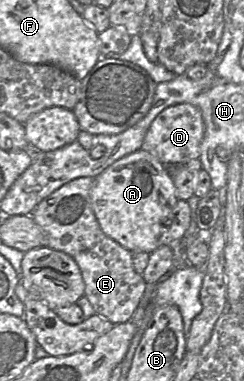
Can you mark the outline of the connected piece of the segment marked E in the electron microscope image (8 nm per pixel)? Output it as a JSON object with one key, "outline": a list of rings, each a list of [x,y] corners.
{"outline":[[[82,177],[66,183],[43,199],[30,216],[45,233],[44,247],[62,251],[76,261],[85,283],[84,295],[90,301],[96,314],[117,325],[131,320],[144,295],[146,282],[143,275],[138,274],[133,268],[133,253],[108,237],[100,228],[90,200],[93,182],[93,177]]]}

